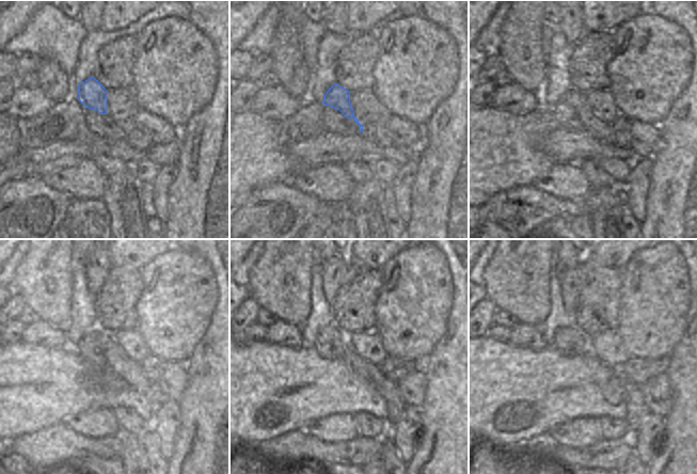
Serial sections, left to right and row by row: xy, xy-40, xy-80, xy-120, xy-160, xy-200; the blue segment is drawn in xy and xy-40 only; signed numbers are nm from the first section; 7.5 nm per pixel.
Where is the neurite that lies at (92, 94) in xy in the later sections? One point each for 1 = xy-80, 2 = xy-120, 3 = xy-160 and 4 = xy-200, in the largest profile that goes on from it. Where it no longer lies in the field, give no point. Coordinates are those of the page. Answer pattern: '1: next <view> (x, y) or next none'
1: next xy-80 (602, 130)
2: next xy-120 (117, 362)
3: next xy-160 (390, 390)
4: next xy-200 (636, 410)

